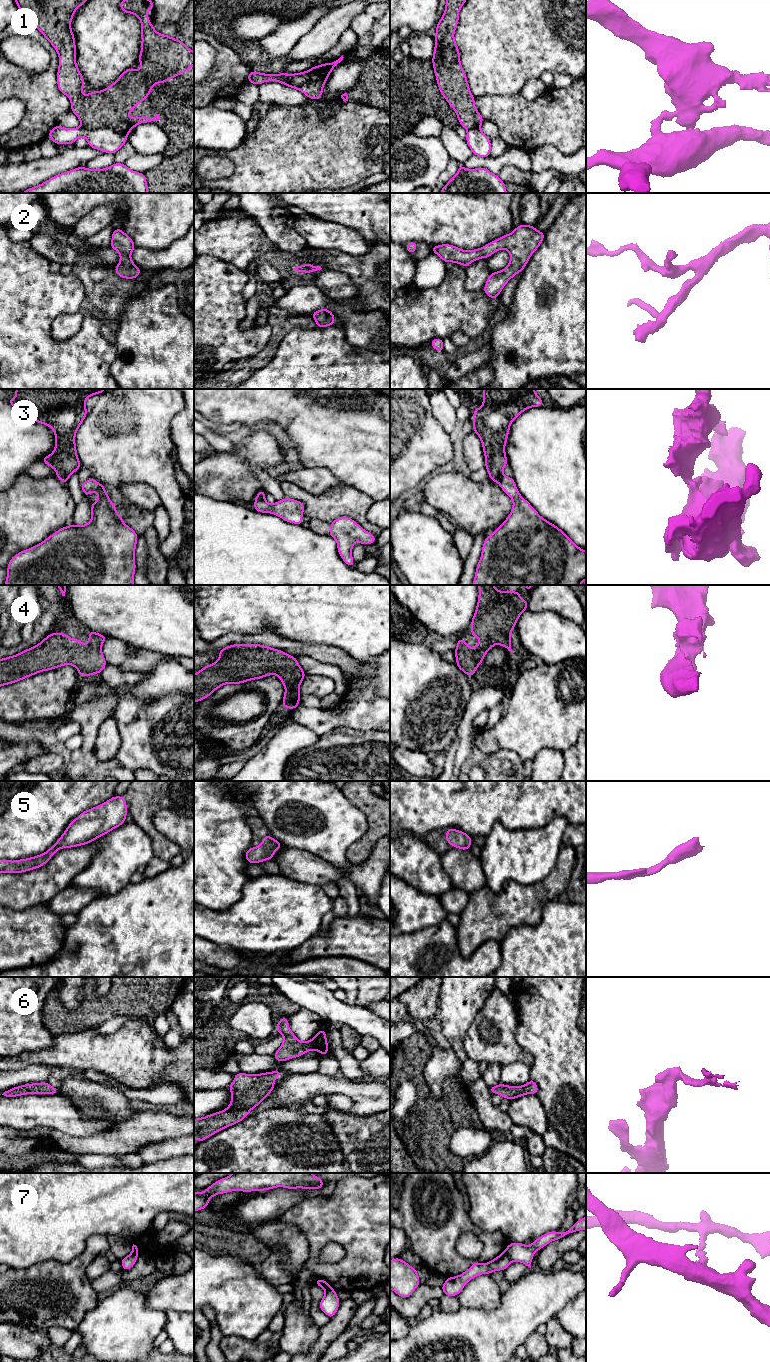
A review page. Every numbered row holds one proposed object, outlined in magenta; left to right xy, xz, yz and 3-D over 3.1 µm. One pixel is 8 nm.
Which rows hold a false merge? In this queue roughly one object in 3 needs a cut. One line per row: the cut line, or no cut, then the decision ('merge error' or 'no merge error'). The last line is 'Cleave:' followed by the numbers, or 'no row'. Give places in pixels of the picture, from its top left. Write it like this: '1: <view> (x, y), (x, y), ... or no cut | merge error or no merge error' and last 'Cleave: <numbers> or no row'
1: xy (81, 125), (90, 129), (111, 128), (126, 135) | merge error
2: no cut | no merge error
3: xz (263, 498), (255, 500) | merge error
4: no cut | no merge error
5: no cut | no merge error
6: no cut | no merge error
7: yz (504, 1251), (511, 1261) | merge error
Cleave: 1, 3, 7

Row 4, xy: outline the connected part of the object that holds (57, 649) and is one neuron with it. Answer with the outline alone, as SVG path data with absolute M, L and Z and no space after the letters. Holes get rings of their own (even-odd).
M88 632L86 646L64 633L50 633L39 644L16 655L0 659L0 687L64 665L75 666L79 676L91 676L104 670L107 662L102 653L105 635Z

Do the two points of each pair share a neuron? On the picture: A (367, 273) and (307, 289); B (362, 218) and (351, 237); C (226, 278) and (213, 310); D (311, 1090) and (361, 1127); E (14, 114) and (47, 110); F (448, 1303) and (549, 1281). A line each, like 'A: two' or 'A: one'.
A: two
B: two
C: one
D: two
E: two
F: two

